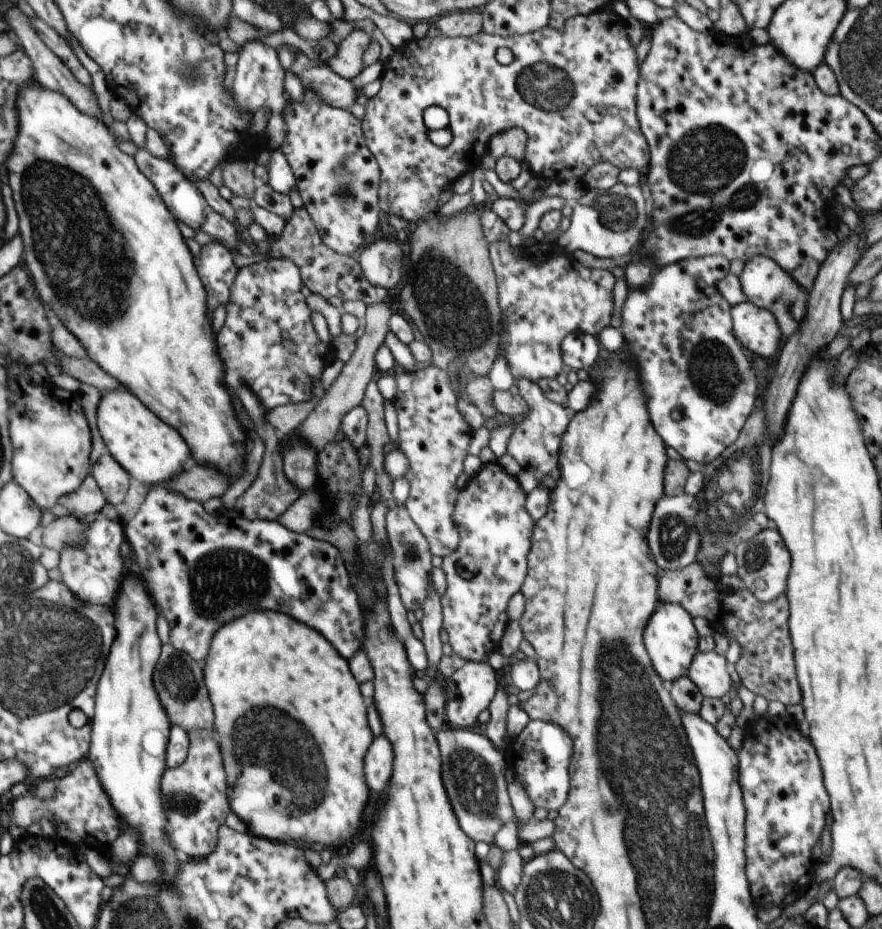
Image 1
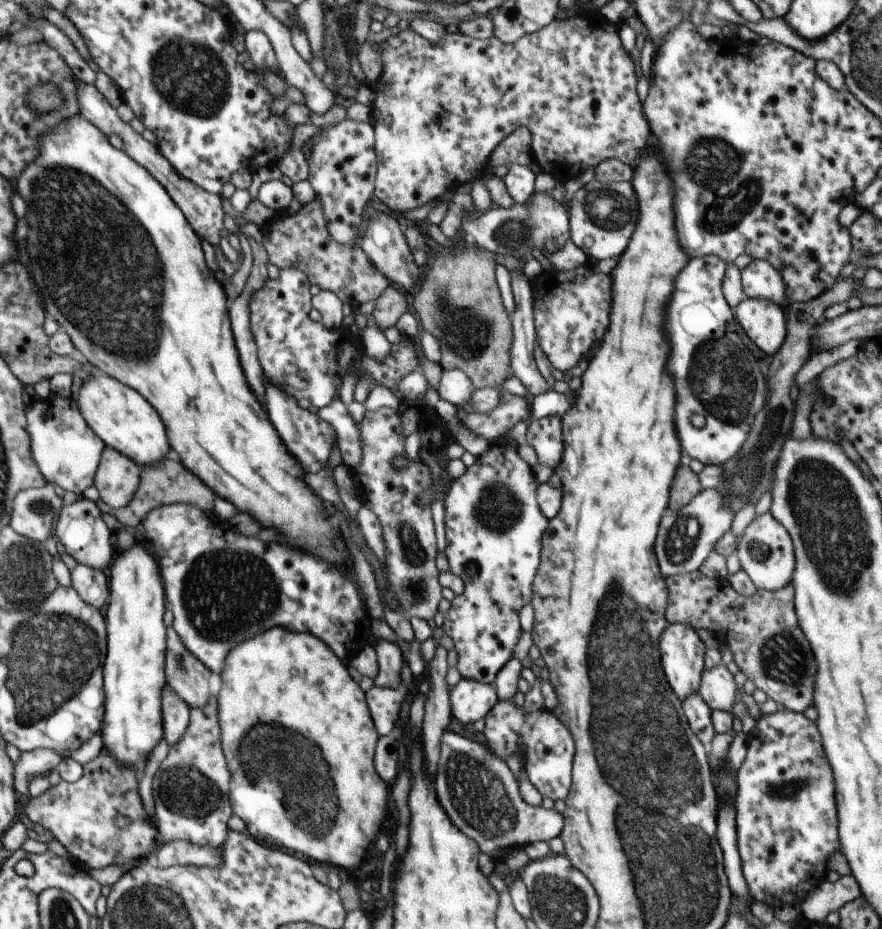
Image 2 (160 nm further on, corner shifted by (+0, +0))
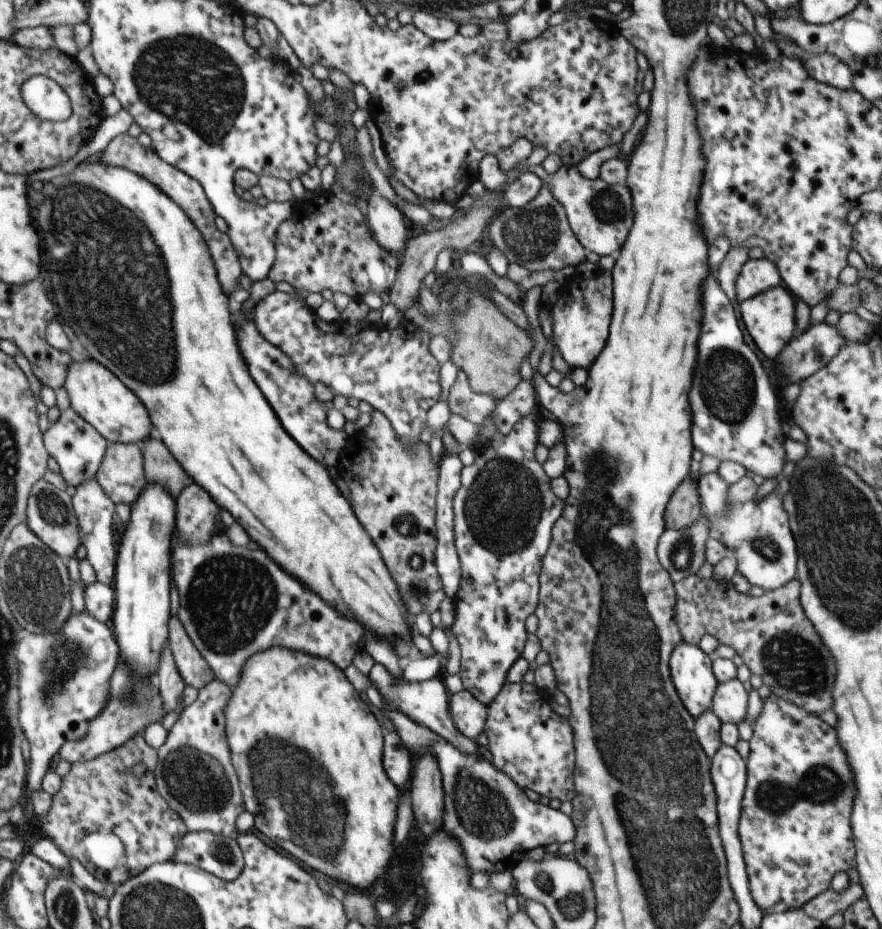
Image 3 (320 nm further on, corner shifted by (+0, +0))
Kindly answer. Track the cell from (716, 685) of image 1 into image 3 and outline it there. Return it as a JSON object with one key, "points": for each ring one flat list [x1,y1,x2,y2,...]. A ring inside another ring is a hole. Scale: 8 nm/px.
{"points":[[739,679,719,683,712,701,712,712,722,723,734,723,736,726,746,718,748,692]]}

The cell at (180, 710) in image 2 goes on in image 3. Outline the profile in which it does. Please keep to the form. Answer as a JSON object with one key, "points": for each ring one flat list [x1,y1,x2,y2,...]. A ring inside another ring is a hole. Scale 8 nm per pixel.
{"points":[[168,640,167,648,164,648,164,652,162,652,160,668,156,672,156,682,159,685,159,691,164,701,164,708,167,709,167,712,182,709,182,692,187,685,181,672,178,670,169,644,170,640]]}

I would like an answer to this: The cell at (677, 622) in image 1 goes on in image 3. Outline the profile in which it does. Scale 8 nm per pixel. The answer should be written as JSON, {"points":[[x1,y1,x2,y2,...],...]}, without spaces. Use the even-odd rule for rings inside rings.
{"points":[[680,643,669,660,671,677,686,710,697,719,712,708,719,685,713,673,713,659,696,645]]}

